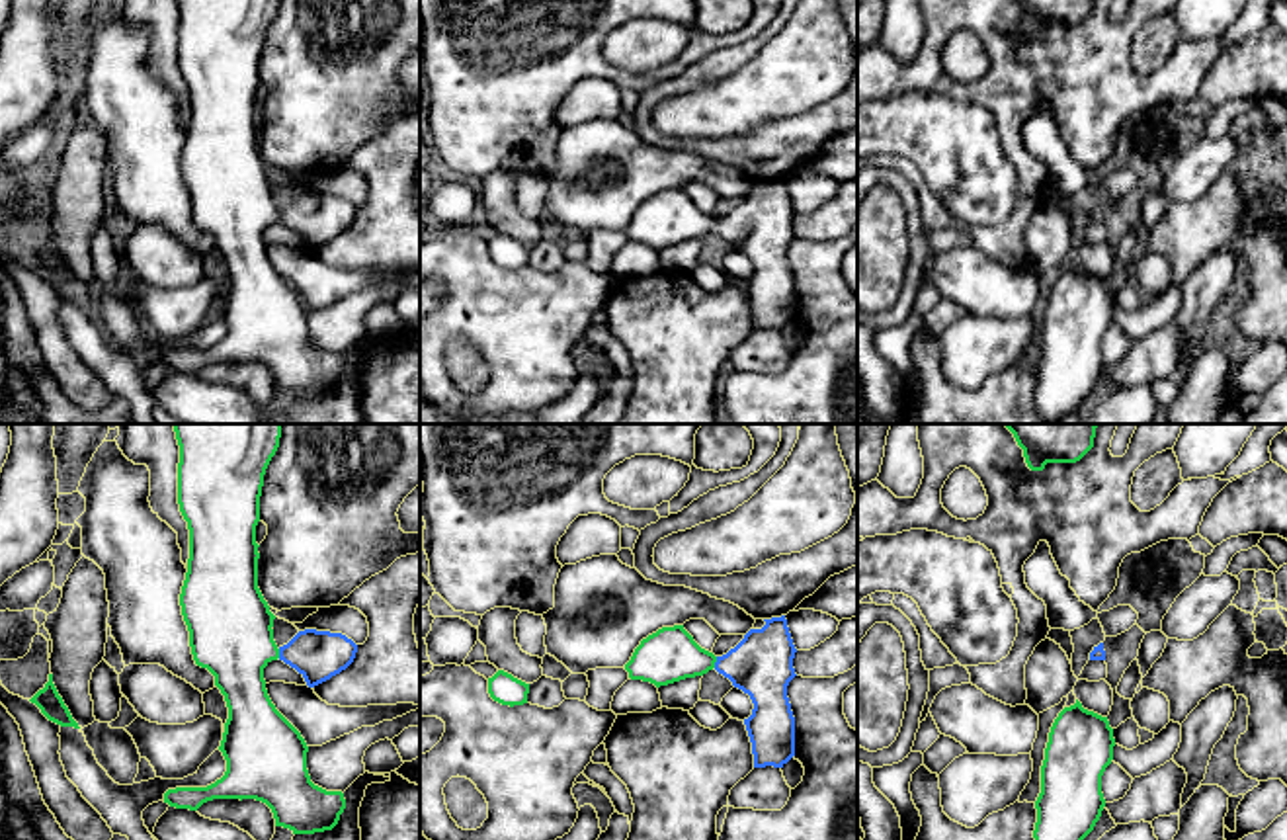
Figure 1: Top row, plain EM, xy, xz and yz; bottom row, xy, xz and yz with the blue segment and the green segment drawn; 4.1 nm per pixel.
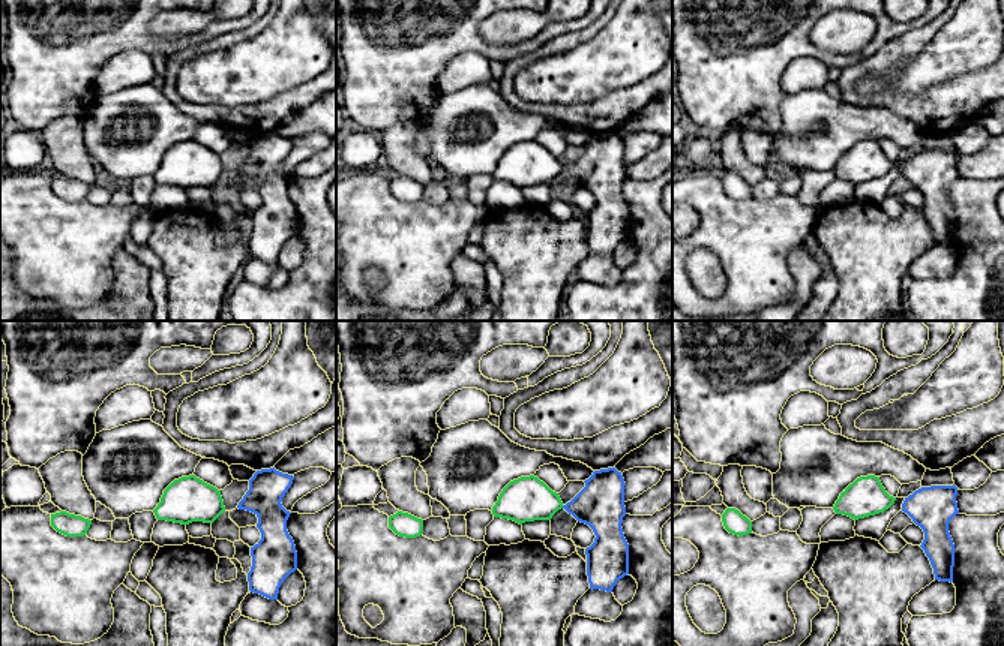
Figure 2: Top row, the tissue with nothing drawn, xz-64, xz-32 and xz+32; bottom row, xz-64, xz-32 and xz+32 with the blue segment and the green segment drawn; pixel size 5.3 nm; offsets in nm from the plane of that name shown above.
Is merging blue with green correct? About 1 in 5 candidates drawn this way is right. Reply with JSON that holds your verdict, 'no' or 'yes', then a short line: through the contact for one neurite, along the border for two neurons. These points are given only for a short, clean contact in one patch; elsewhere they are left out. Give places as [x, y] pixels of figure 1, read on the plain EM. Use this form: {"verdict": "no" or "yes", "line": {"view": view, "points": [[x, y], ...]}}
{"verdict": "yes", "line": {"view": "xz", "points": [[760, 227], [715, 225], [670, 217]]}}

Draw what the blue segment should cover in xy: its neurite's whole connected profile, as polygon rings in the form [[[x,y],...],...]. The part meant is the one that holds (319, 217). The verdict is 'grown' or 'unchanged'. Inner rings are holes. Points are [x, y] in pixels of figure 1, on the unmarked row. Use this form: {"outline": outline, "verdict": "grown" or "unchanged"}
{"outline": [[[176,0],[180,8],[178,66],[189,92],[187,135],[180,156],[182,178],[189,193],[189,209],[197,229],[215,238],[225,258],[228,281],[219,313],[227,334],[207,350],[176,350],[164,365],[197,373],[213,361],[256,361],[266,365],[275,389],[293,397],[332,393],[346,371],[342,354],[326,354],[311,344],[309,309],[301,295],[271,266],[264,231],[283,223],[314,250],[346,232],[357,207],[342,195],[305,191],[287,207],[273,203],[273,182],[258,150],[260,59],[266,31],[279,10],[279,0]]], "verdict": "grown"}

